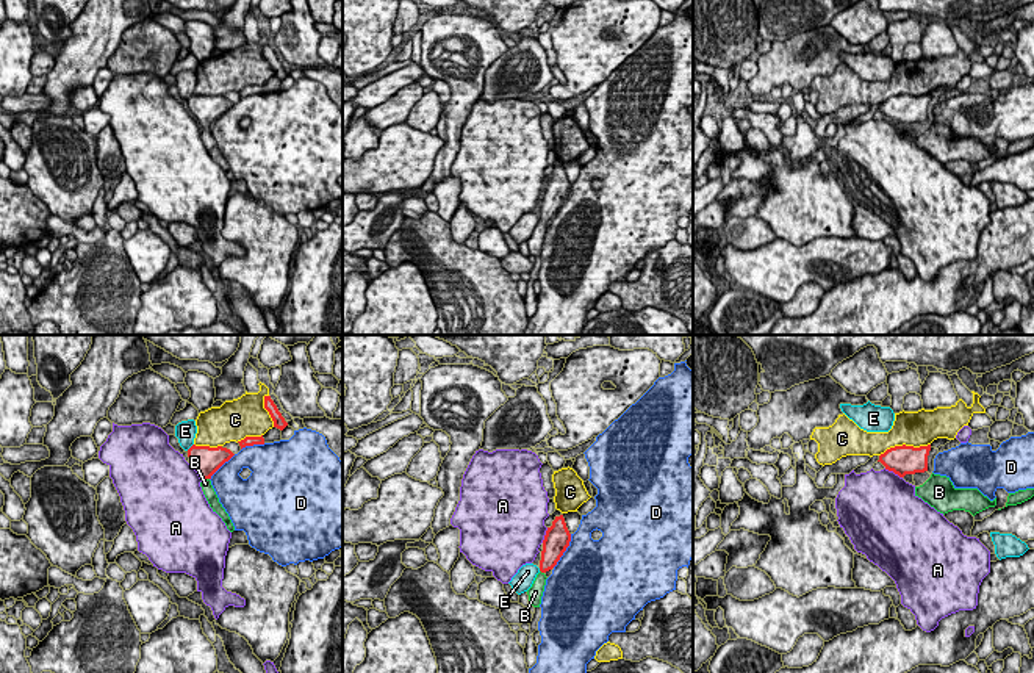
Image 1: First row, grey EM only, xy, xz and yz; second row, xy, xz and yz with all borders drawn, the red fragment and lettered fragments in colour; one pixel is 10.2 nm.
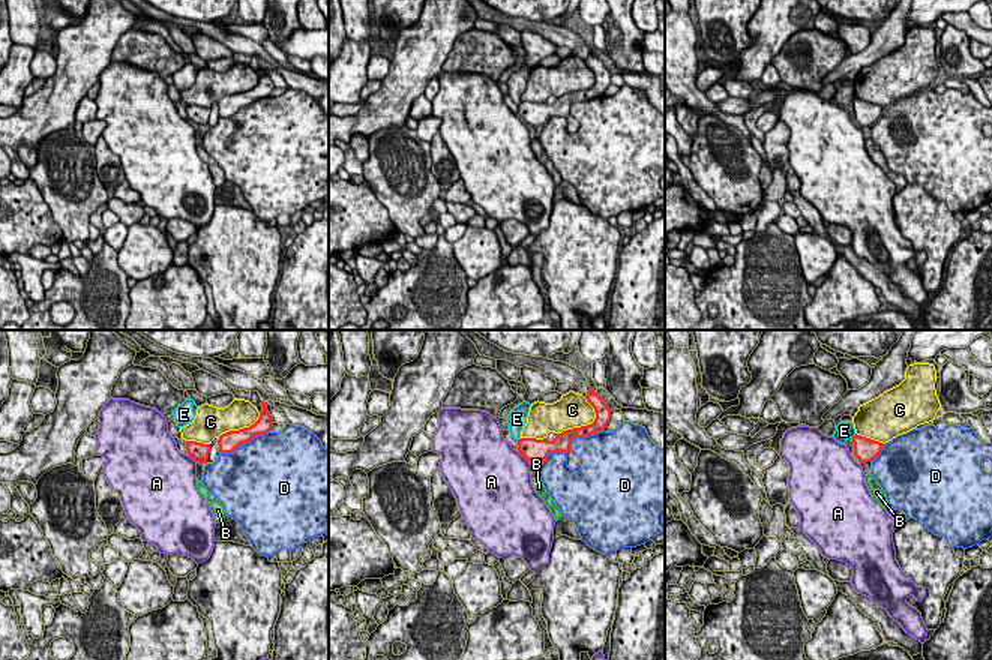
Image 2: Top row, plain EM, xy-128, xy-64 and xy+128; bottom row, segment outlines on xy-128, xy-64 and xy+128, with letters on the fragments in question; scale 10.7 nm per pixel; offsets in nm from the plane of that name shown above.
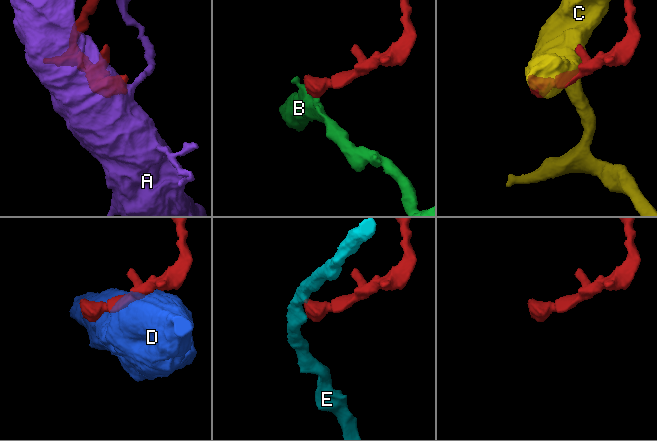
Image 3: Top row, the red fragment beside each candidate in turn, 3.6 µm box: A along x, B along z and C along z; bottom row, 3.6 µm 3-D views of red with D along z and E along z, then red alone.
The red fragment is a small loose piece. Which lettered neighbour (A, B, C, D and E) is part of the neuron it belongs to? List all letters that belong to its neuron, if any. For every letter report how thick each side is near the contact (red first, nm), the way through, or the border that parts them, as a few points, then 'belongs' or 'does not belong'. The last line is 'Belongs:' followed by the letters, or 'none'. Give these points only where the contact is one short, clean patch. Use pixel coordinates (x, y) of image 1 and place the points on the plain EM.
A: calibres 300 and 480 nm; does not belong
B: calibres 300 and 120 nm; belongs
C: calibres 300 and 360 nm; does not belong
D: calibres 260 and 500 nm; does not belong
E: calibres 300 and 220 nm; does not belong
Belongs: B

